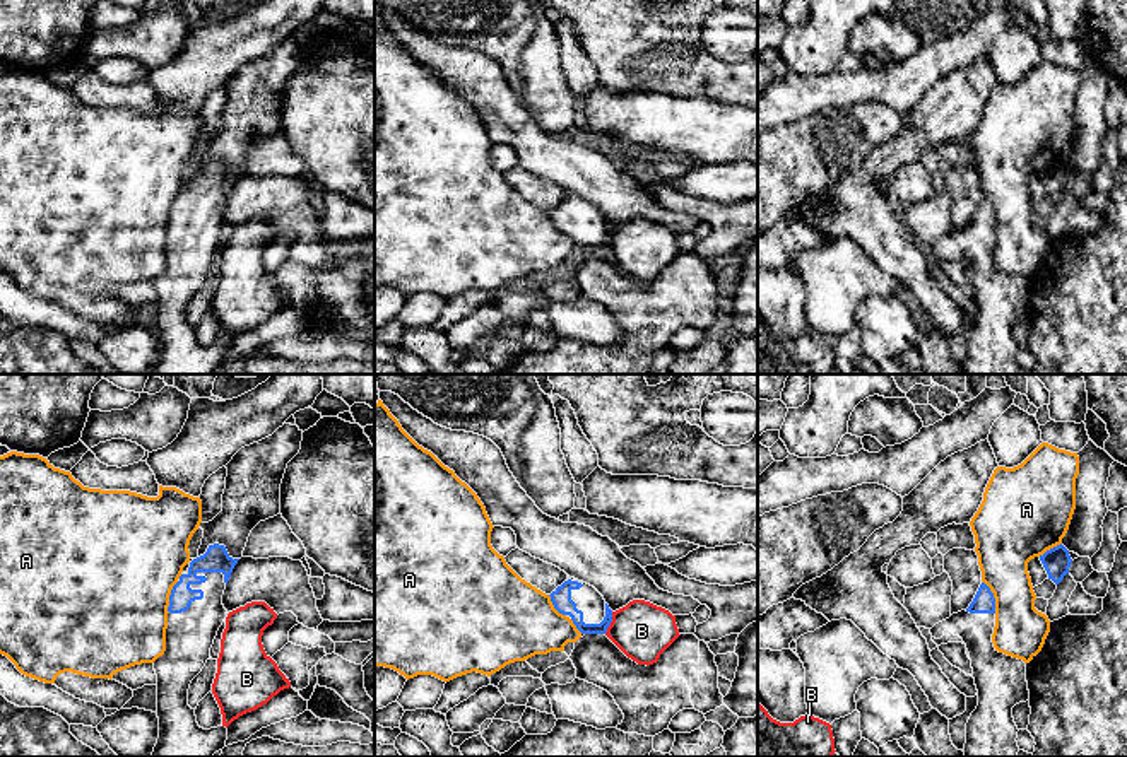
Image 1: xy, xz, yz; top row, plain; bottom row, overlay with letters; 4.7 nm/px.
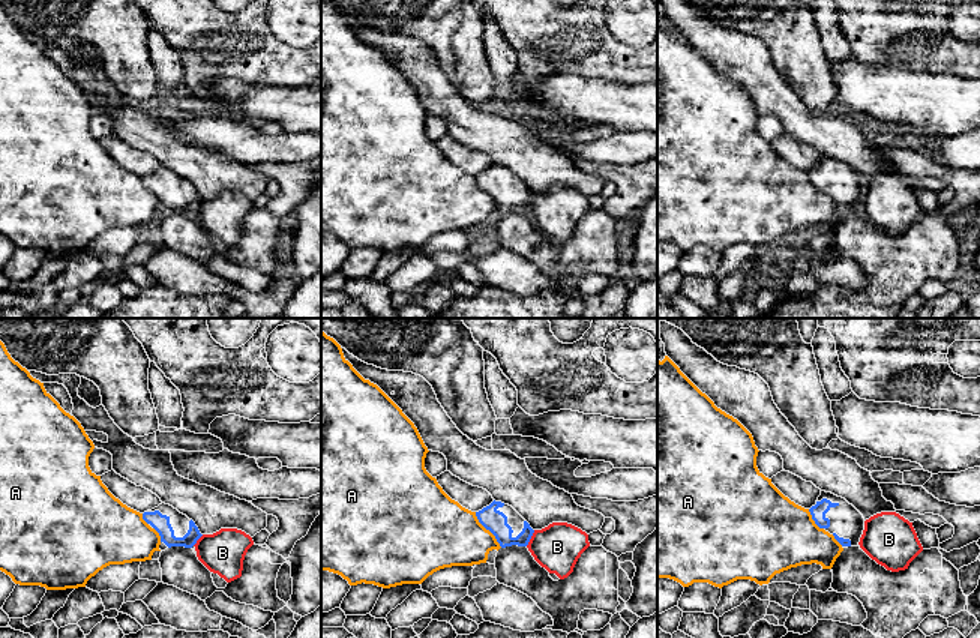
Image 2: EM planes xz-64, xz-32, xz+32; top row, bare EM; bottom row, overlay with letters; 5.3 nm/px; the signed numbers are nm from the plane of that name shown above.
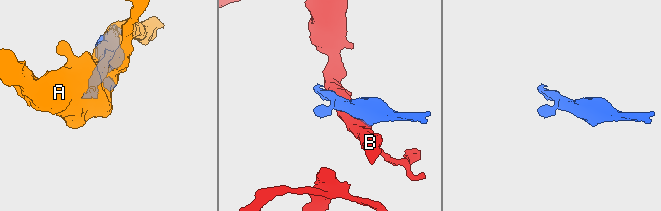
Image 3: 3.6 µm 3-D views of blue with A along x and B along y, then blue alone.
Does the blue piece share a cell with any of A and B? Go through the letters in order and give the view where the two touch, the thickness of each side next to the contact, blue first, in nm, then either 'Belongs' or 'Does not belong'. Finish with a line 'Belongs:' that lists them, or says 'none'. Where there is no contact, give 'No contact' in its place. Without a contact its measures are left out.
A: Touches blue in yz. Thickness 110 nm (blue) against 280 nm. Does not belong
B: Touches blue in xz. Thickness 90 nm (blue) against 280 nm. Does not belong
Belongs: none

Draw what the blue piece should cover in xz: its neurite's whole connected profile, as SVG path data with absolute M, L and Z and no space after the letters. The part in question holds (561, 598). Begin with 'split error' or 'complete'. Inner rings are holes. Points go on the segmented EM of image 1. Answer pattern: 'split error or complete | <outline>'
split error | M568 576L549 596L554 608L569 617L581 634L607 632L612 610L593 586Z

